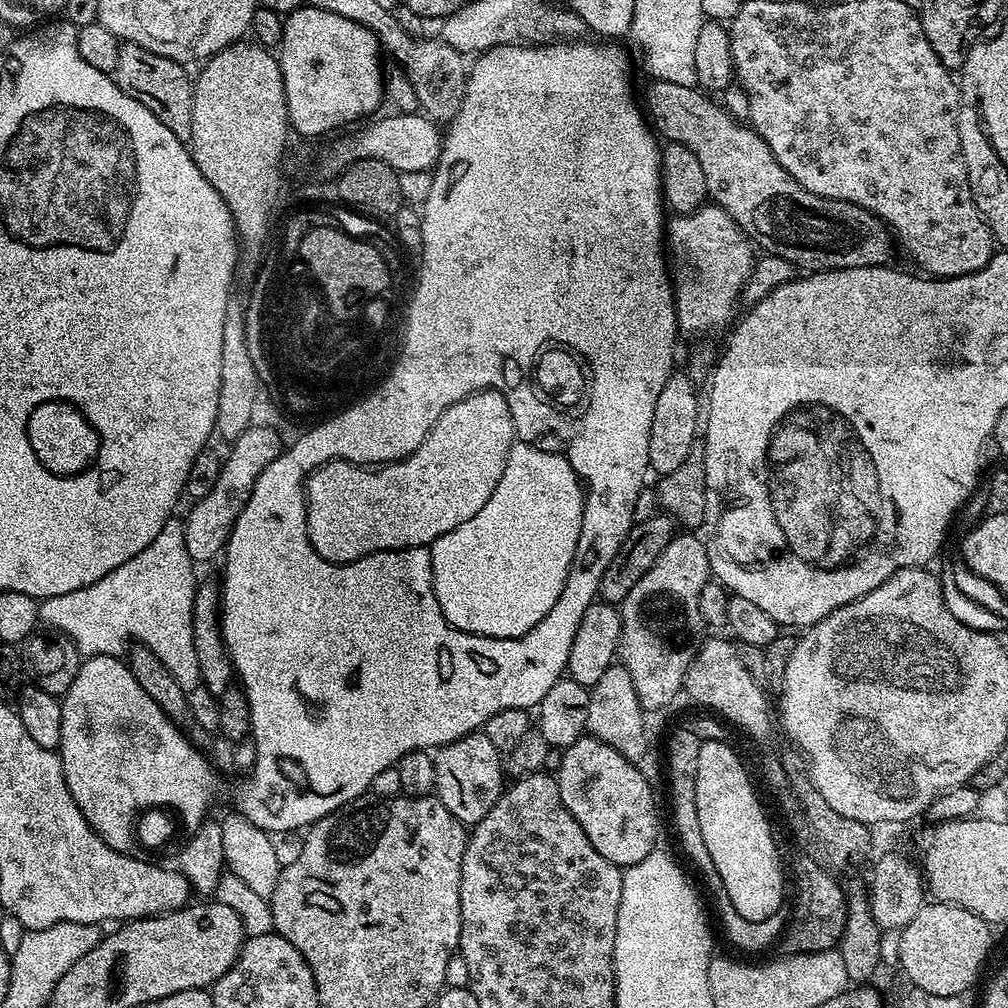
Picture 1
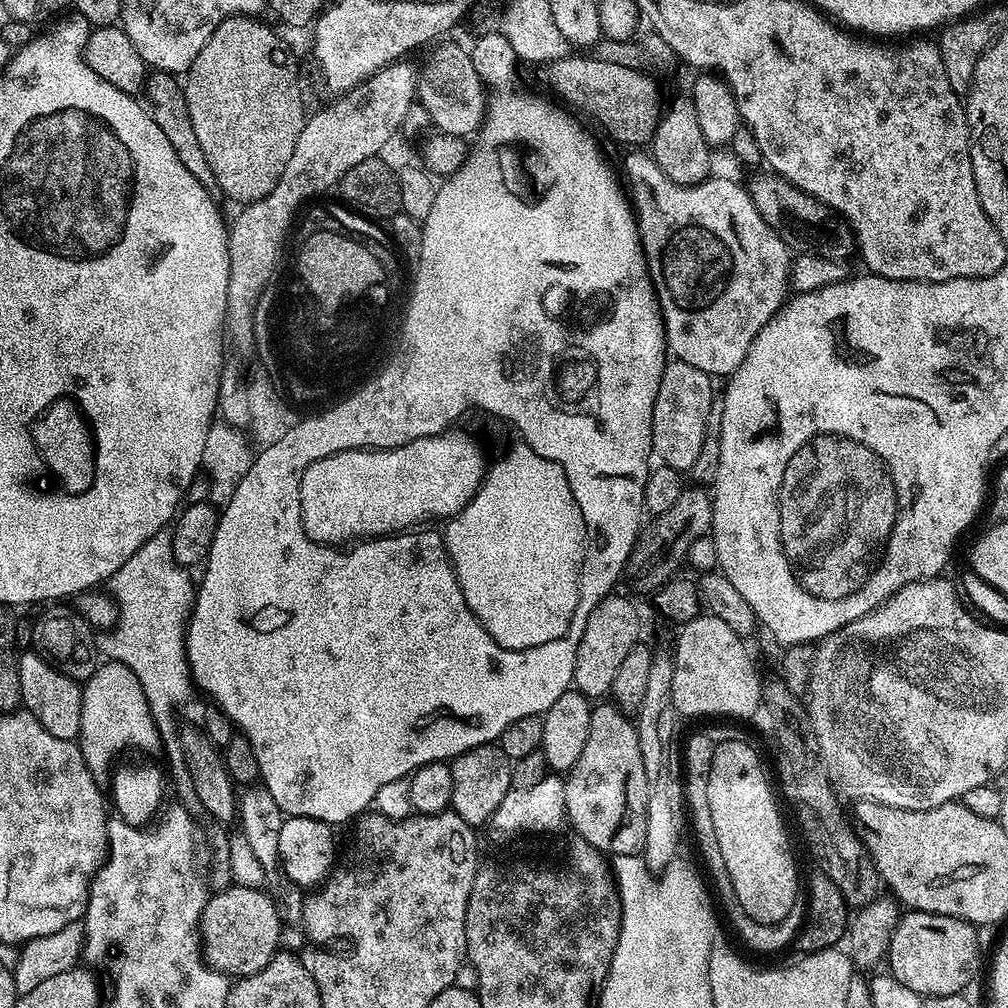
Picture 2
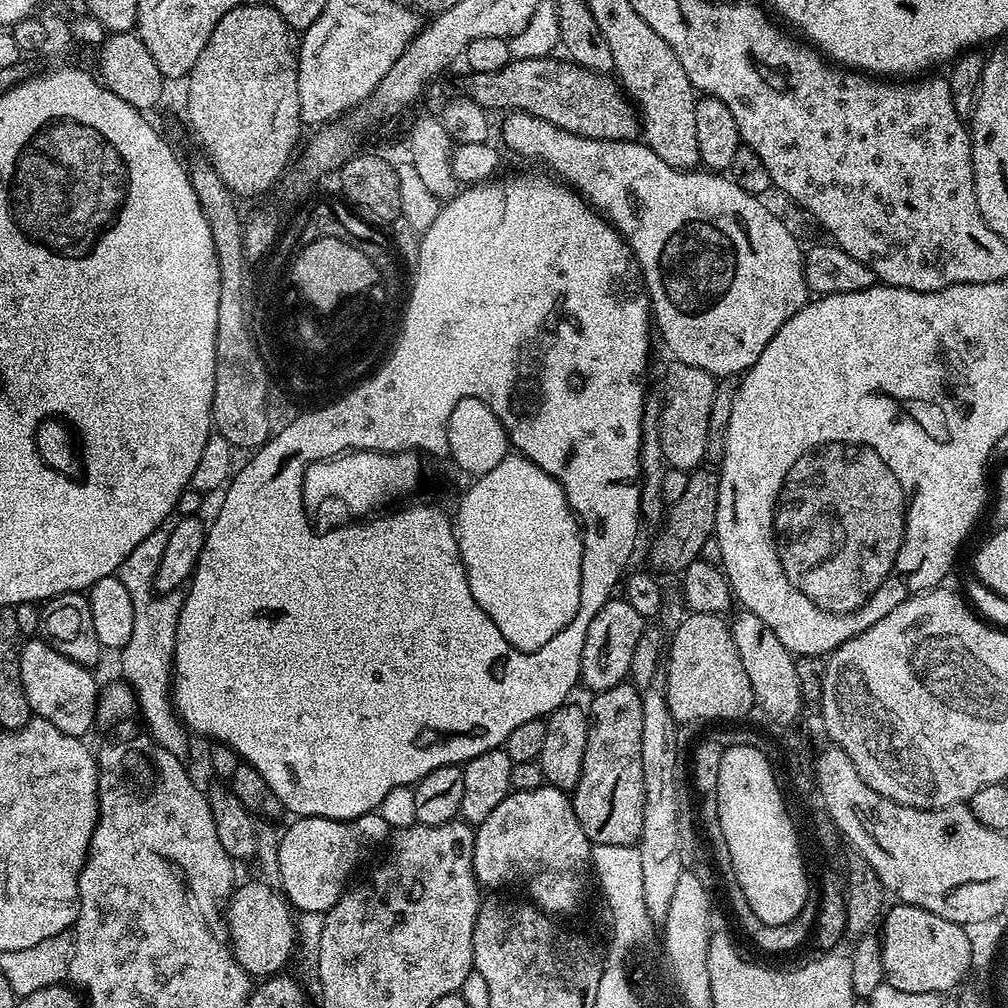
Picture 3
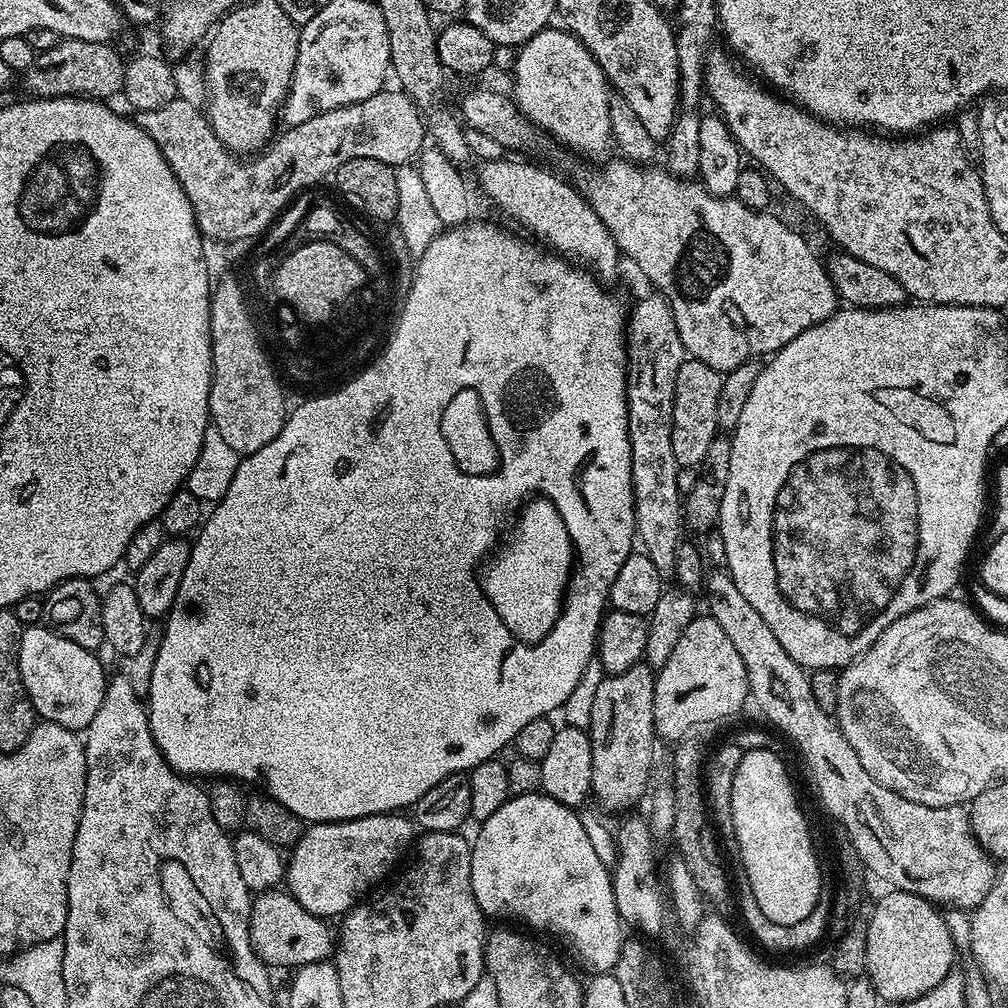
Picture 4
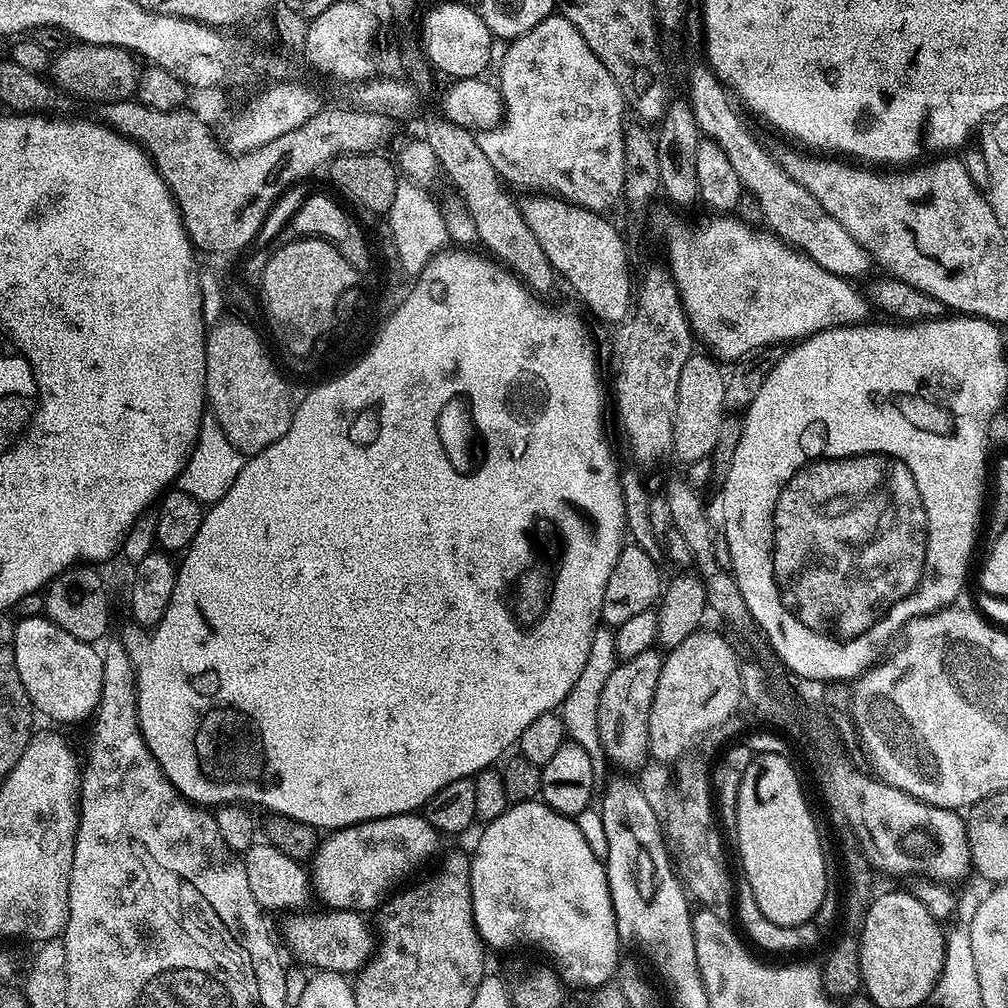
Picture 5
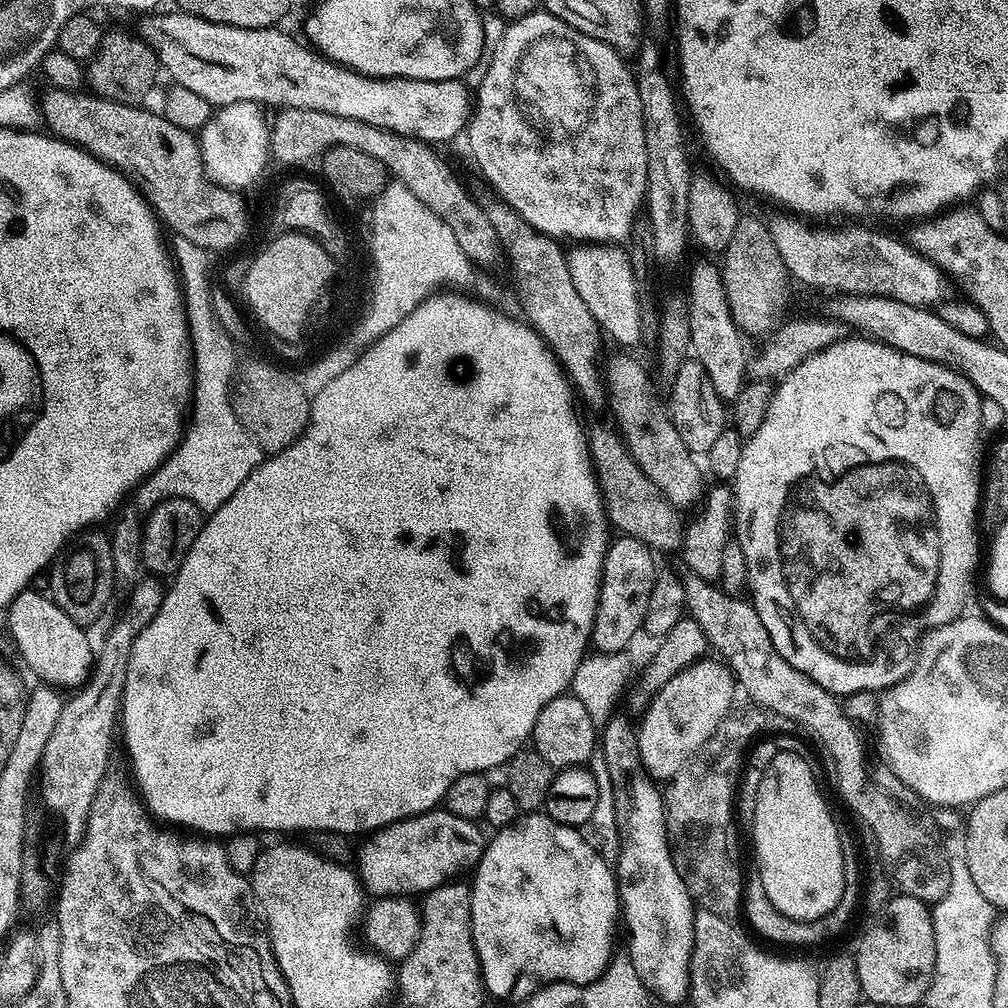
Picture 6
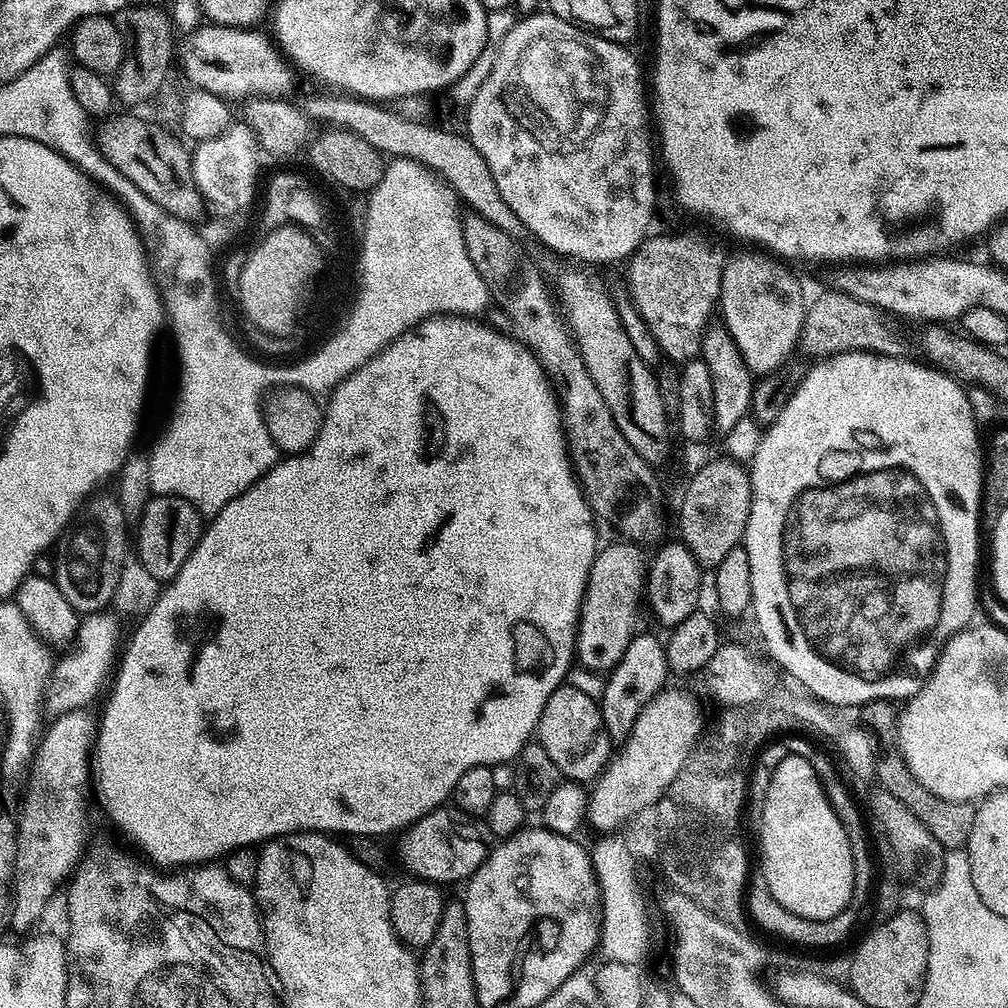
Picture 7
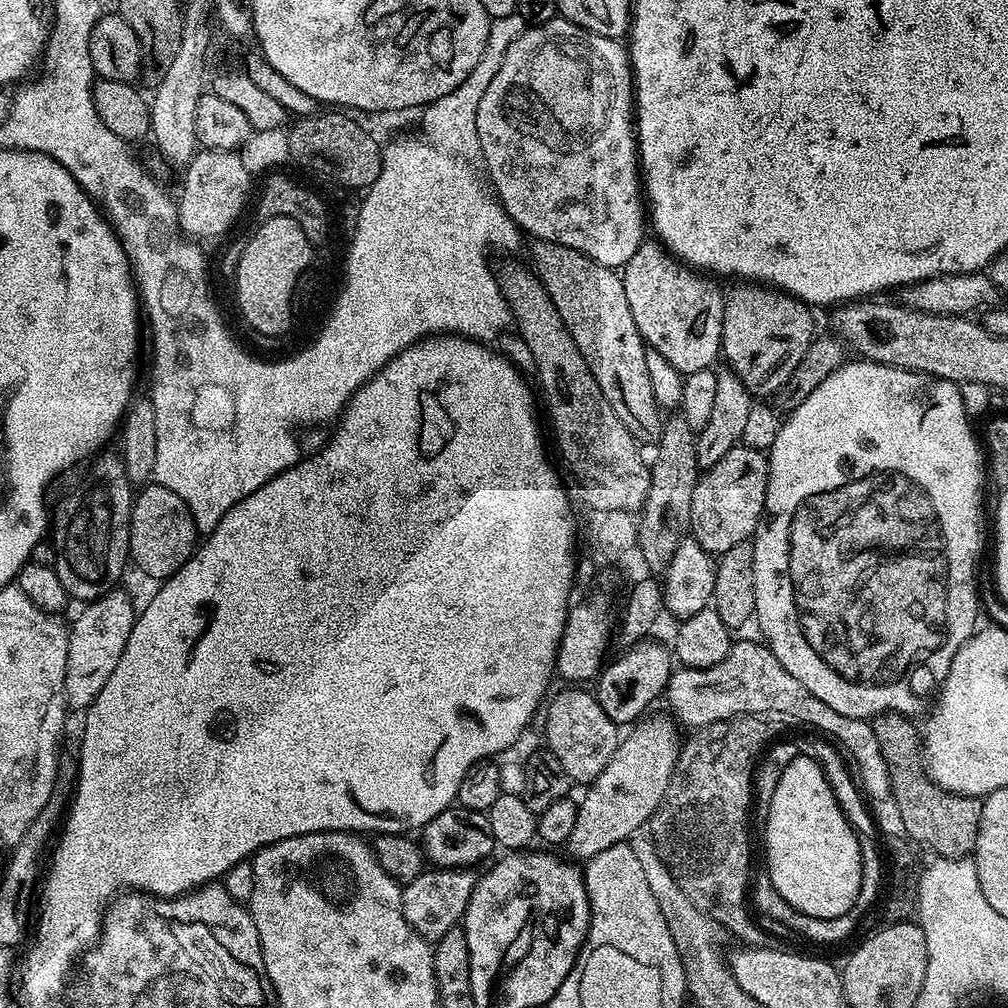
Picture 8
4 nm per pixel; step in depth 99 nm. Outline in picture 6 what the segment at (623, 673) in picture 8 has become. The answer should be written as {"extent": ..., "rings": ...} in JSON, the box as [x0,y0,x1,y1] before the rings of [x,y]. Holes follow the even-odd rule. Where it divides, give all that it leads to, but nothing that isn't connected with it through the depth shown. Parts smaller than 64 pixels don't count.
{"extent":[600,716,696,1006],"rings":[[[618,716],[611,717],[600,732],[600,753],[606,761],[606,768],[612,782],[614,806],[617,820],[619,846],[616,850],[618,862],[614,871],[617,875],[617,888],[620,894],[622,920],[628,930],[629,965],[638,974],[645,989],[654,992],[664,1003],[674,1006],[687,1001],[691,993],[691,969],[693,954],[693,918],[696,913],[692,896],[674,866],[671,844],[668,843],[668,828],[665,826],[663,793],[644,768],[641,761],[638,734]]]}

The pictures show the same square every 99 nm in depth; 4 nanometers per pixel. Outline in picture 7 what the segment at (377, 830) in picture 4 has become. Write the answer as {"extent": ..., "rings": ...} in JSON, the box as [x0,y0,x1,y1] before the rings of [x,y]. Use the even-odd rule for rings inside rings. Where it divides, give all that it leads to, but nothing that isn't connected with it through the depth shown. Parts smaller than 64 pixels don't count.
{"extent":[396,806,490,886],"rings":[[[441,806],[427,812],[399,833],[396,856],[415,879],[437,886],[467,881],[478,870],[490,851],[487,825],[474,816],[459,812],[455,806]]]}

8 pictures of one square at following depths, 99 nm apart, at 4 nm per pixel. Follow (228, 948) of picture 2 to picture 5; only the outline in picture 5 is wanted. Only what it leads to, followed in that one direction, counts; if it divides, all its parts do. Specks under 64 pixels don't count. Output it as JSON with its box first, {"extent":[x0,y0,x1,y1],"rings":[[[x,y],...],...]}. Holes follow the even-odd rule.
{"extent":[286,908,374,974],"rings":[[[338,908],[335,910],[323,910],[324,912],[318,912],[314,916],[300,916],[292,925],[289,926],[286,936],[288,938],[289,944],[292,946],[293,952],[296,954],[297,958],[301,960],[304,964],[309,964],[309,969],[312,970],[323,970],[325,972],[343,972],[345,974],[356,974],[359,973],[360,969],[372,959],[374,955],[374,942],[372,946],[372,932],[368,929],[368,924],[366,921],[365,913],[362,912],[351,912],[345,908]]]}

